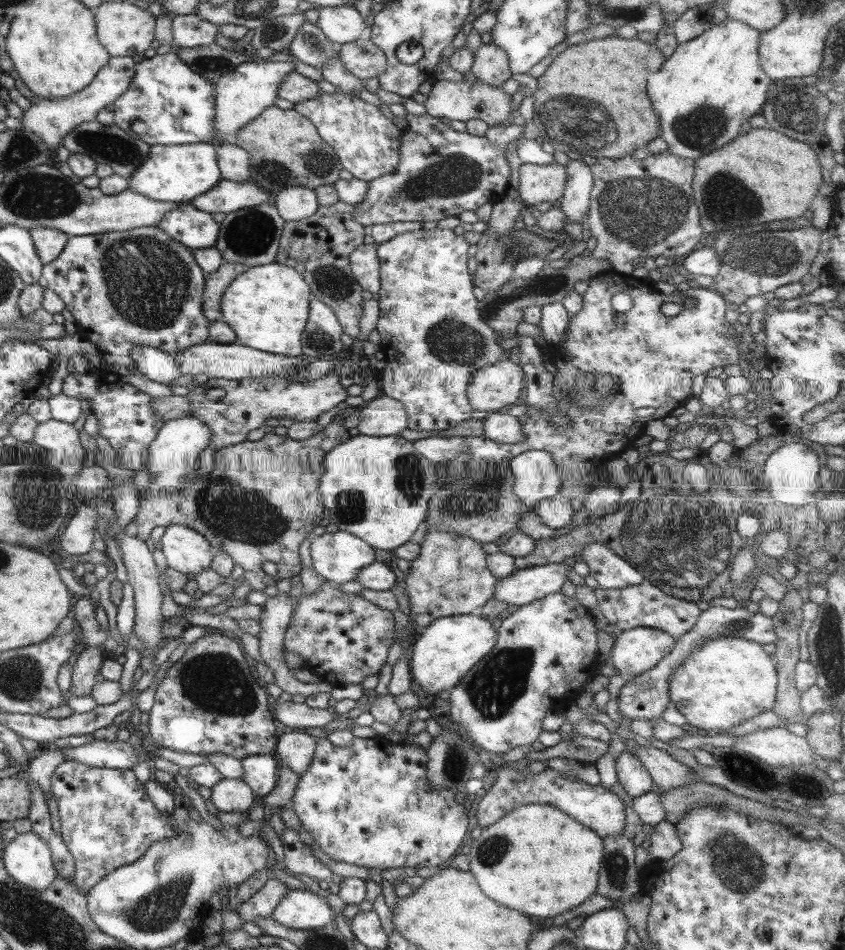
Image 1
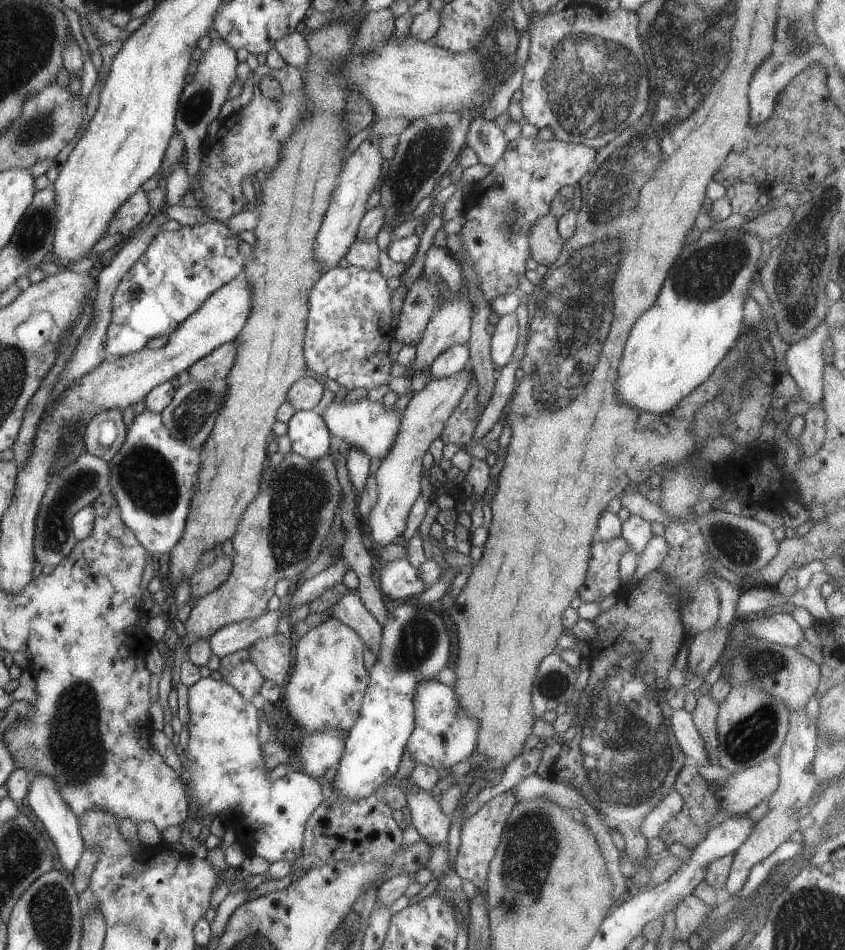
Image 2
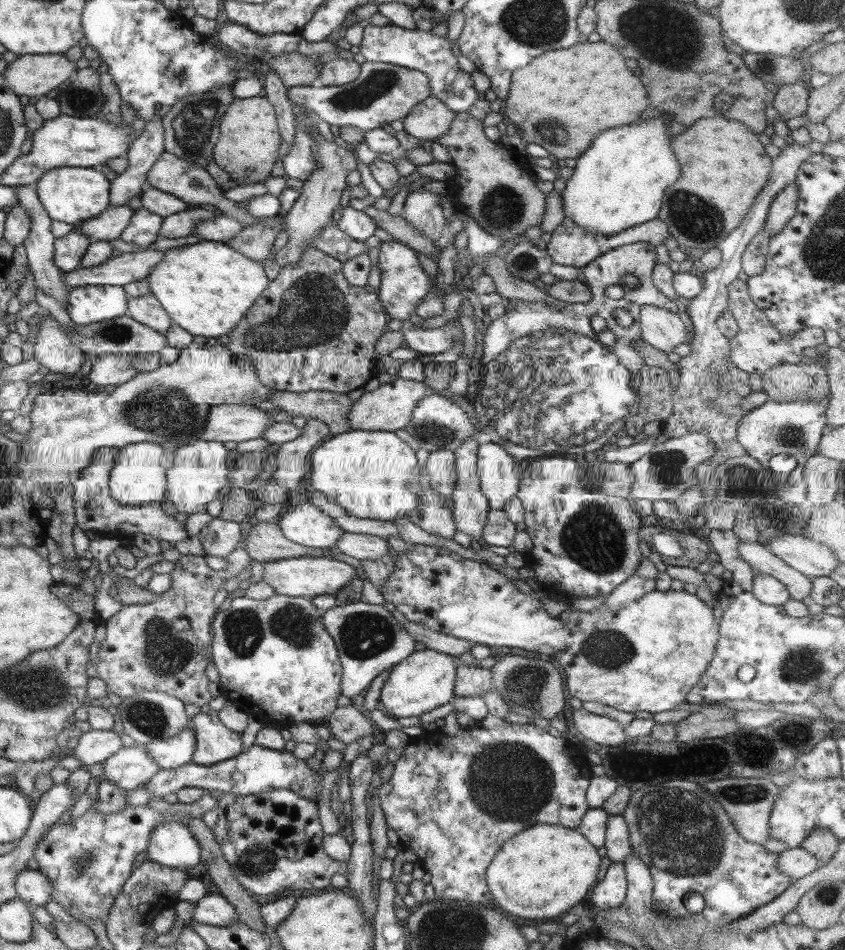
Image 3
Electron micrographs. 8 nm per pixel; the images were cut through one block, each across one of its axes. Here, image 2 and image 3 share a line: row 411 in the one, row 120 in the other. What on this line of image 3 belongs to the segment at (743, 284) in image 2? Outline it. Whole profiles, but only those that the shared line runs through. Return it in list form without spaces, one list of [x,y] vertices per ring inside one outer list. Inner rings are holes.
[[[670,116],[642,120],[638,124],[610,128],[600,132],[592,146],[579,156],[573,176],[566,183],[566,190],[561,195],[565,216],[588,233],[614,235],[628,228],[644,224],[658,218],[664,202],[664,192],[680,178],[680,162],[670,148],[668,136]]]

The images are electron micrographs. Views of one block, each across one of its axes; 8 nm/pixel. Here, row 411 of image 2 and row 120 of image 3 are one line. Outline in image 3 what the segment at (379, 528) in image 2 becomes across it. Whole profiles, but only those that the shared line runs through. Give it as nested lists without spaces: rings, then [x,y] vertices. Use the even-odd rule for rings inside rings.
[[[431,94],[410,109],[403,120],[404,130],[422,142],[433,142],[450,131],[454,114],[455,112],[452,112],[446,104]]]

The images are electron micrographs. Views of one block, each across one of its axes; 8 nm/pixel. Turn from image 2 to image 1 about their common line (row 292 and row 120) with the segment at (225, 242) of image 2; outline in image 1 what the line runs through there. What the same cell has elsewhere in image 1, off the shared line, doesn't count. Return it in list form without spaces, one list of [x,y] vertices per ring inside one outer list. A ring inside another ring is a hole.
[[[176,53],[156,54],[136,63],[128,90],[113,103],[115,124],[150,146],[214,142],[214,82],[196,74]]]

